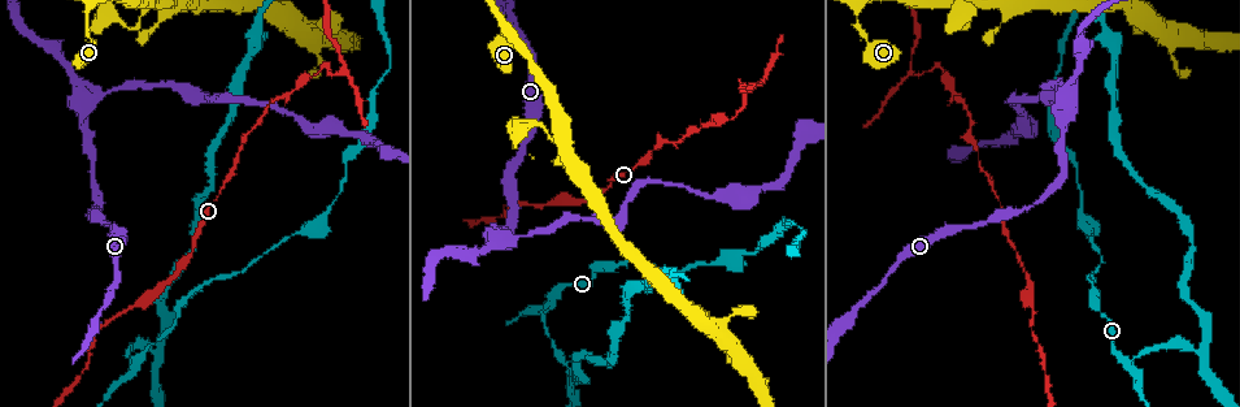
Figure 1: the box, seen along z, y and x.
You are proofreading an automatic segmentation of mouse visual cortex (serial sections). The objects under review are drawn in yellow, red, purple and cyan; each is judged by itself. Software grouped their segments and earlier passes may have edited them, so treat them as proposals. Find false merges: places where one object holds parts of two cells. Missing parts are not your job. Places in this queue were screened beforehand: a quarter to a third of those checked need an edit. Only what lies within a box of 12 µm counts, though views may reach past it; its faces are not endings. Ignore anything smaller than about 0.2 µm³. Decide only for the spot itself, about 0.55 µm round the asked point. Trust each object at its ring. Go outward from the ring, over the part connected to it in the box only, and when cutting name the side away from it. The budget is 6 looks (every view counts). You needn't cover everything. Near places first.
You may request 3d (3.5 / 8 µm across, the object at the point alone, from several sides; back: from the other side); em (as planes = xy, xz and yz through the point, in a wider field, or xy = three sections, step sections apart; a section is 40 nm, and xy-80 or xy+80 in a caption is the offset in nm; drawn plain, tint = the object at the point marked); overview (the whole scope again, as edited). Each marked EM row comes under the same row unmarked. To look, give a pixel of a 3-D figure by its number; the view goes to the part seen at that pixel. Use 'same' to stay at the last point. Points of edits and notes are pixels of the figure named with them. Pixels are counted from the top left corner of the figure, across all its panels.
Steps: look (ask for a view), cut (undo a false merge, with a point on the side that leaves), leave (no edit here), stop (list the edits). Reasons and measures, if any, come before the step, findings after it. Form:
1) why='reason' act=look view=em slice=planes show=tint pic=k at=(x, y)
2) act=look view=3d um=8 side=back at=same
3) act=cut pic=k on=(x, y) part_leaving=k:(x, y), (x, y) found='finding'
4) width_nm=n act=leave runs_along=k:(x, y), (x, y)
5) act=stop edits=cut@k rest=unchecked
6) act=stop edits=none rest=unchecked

why='three arms meet' act=look view=3d um=8 pic=1 at=(133, 364)

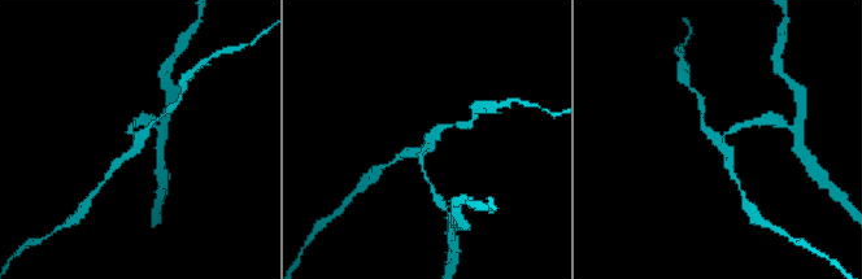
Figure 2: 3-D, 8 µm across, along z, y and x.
why='zoom in' act=look view=3d um=3.5 pic=2 at=(719, 141)

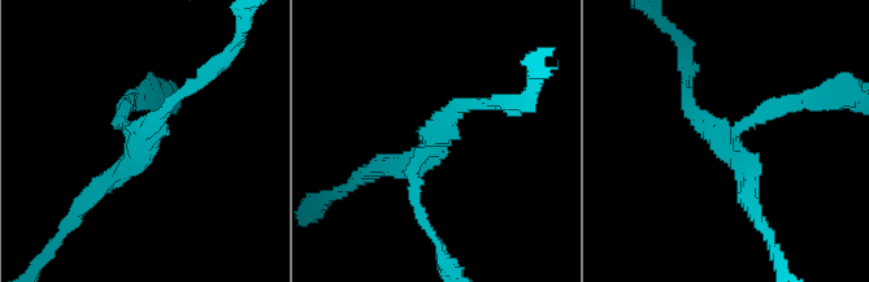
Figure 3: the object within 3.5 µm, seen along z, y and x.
arms=3 arm_widths_nm=150,200,250 why='need the tissue' act=look view=em slice=planes show=tint pic=3 at=(721, 139)

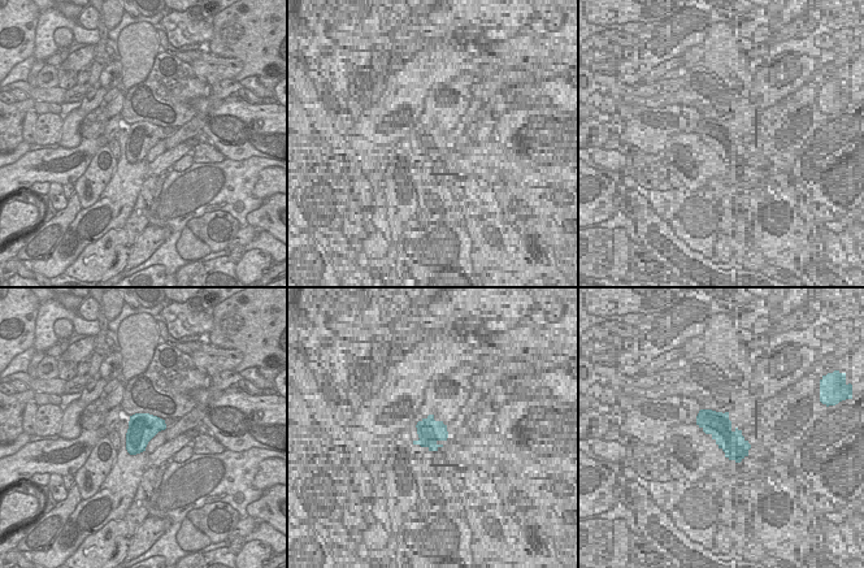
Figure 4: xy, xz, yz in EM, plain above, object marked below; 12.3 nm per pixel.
act=cut pic=3 on=(416, 196) part_leaving=3:(418, 159), (415, 204), (447, 265) found='a second cell is stuck on'

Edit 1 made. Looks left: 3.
why='sharp bend' act=look view=3d um=3.5 pic=1 at=(140, 17)

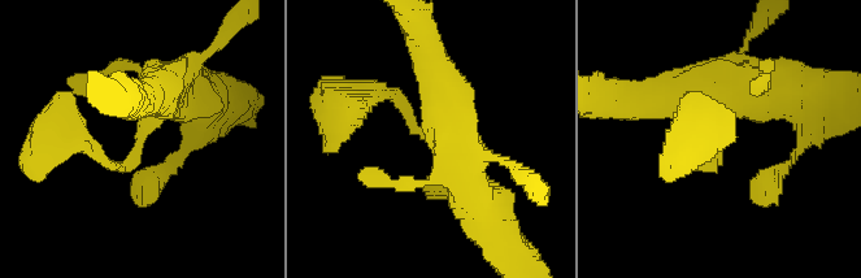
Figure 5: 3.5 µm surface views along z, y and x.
arm_widths_nm=150,600 why='now the EM' act=look view=em slice=xy step=3 show=tint pic=5 at=(139, 140)

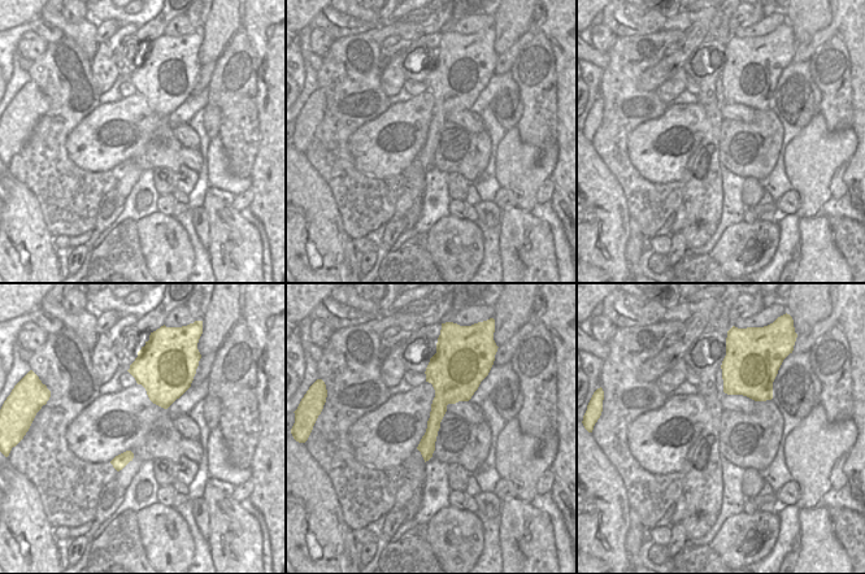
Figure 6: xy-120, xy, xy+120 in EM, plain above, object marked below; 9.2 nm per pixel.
act=leave found='all the same cell'

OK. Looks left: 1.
act=stop edits=cut@3 rest=unchecked

